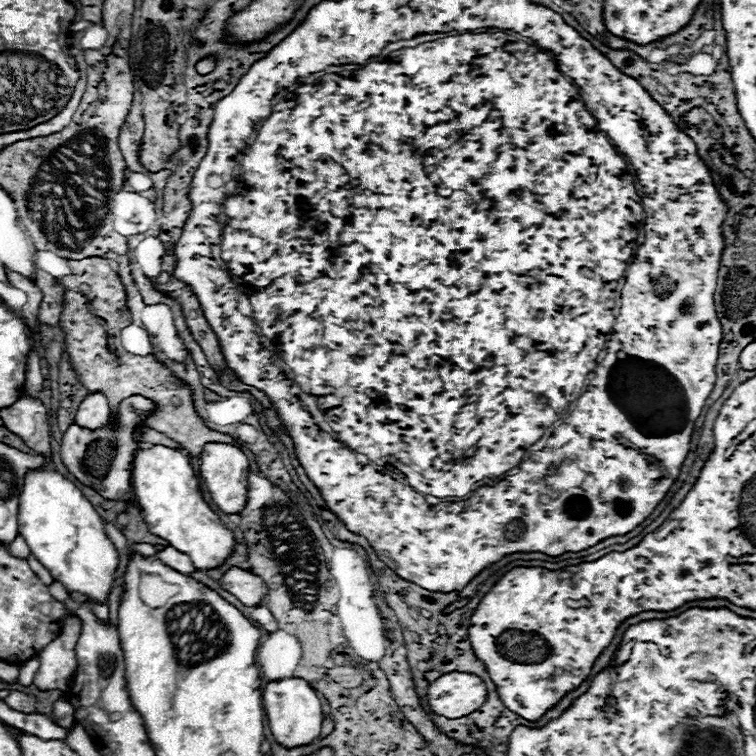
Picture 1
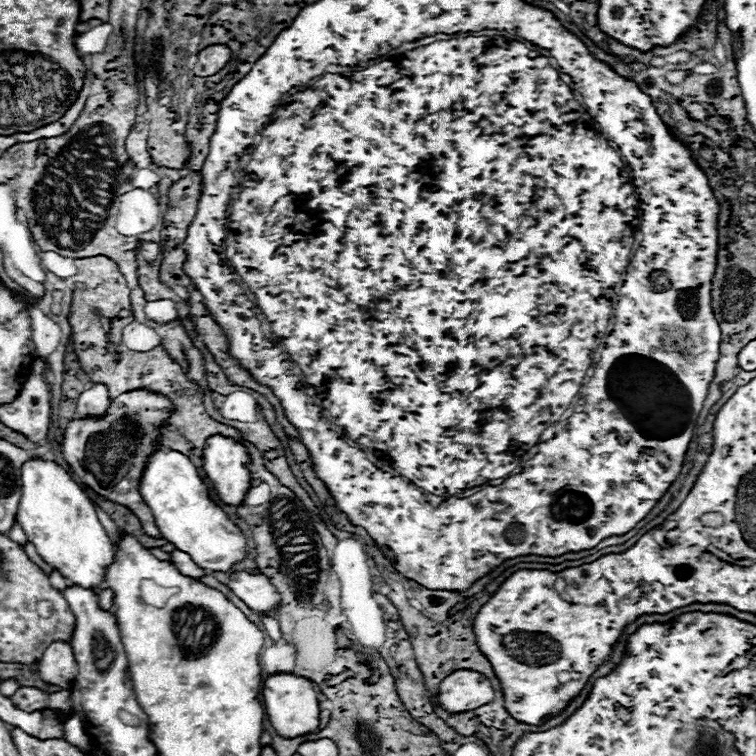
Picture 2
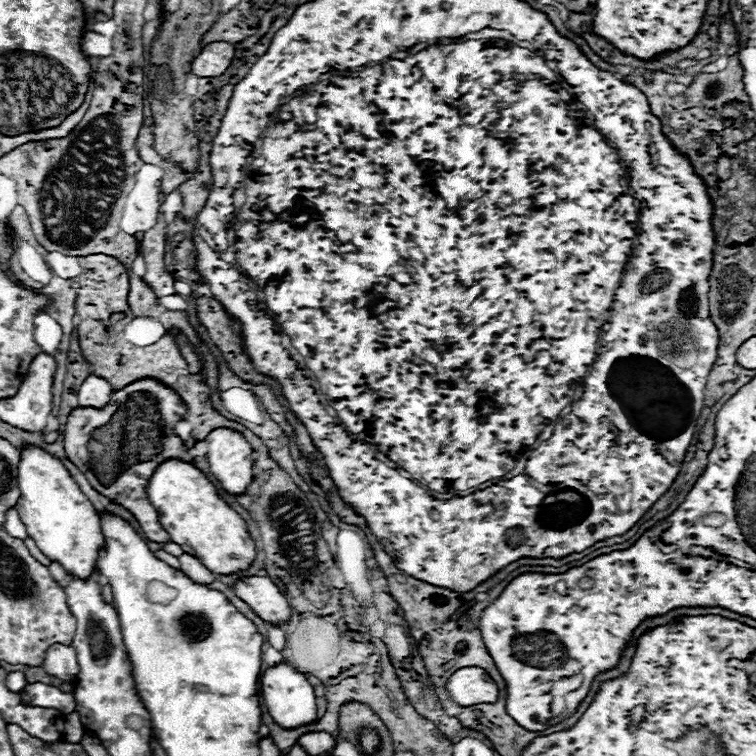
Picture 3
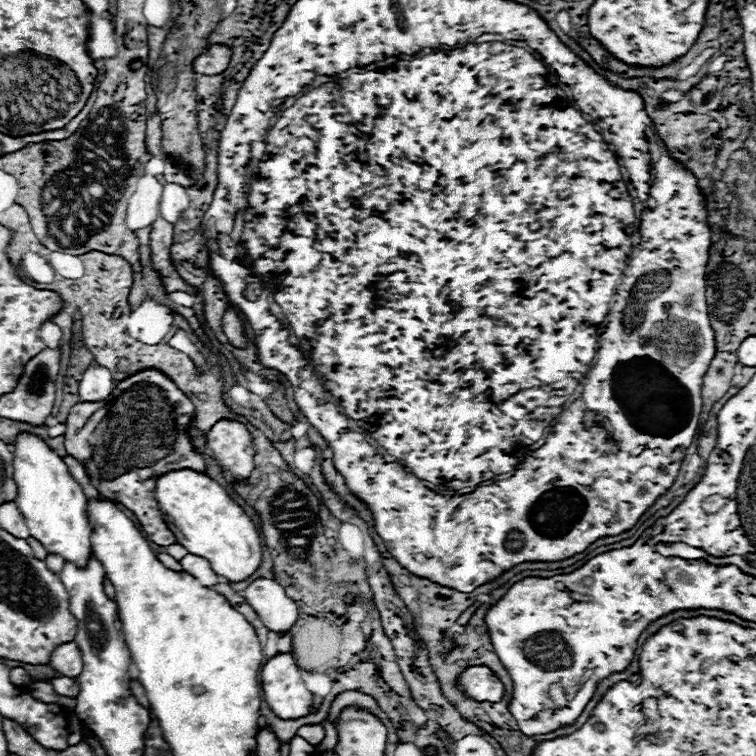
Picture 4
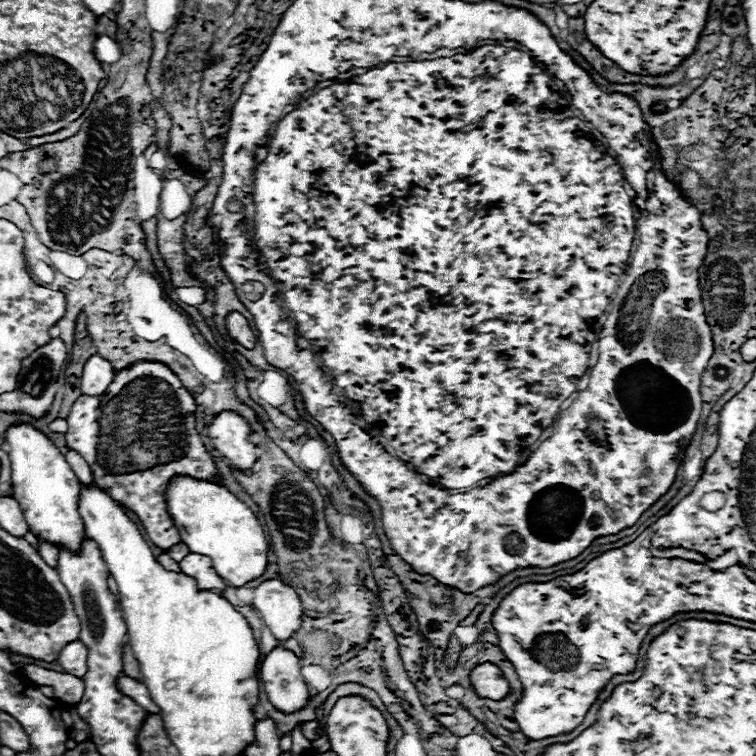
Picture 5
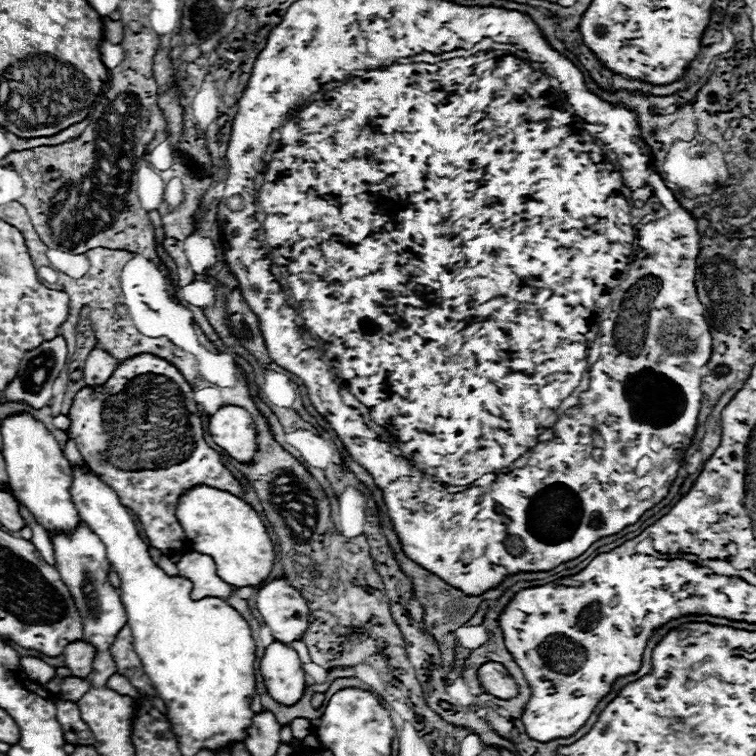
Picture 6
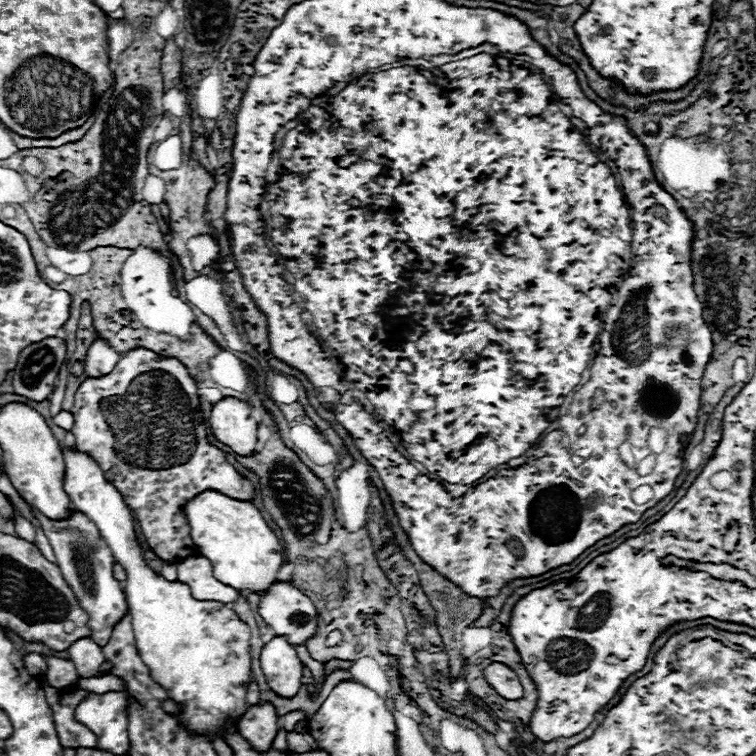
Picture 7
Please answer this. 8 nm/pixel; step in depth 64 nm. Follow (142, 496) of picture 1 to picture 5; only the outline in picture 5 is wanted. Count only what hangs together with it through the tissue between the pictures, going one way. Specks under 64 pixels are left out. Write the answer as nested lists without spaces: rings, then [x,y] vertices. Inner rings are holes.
[[[178,478],[168,488],[168,512],[188,550],[210,556],[214,570],[230,586],[244,586],[266,572],[268,540],[262,524],[256,514],[224,486],[206,480]]]

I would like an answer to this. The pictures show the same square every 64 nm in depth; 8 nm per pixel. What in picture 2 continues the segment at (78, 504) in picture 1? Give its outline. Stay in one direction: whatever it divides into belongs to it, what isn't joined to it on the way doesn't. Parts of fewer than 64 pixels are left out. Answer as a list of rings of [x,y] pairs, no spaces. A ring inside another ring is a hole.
[[[44,458],[24,462],[20,480],[22,498],[16,518],[28,540],[36,546],[36,552],[72,584],[98,590],[106,566],[112,564],[114,546],[96,516],[92,500],[62,466]]]

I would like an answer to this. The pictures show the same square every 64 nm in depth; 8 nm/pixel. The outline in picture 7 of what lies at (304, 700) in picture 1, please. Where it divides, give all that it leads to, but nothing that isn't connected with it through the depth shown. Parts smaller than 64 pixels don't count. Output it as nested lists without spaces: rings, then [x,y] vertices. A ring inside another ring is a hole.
[[[274,636],[260,652],[262,672],[268,686],[280,696],[294,696],[302,684],[304,664],[298,660],[294,646],[286,636]]]

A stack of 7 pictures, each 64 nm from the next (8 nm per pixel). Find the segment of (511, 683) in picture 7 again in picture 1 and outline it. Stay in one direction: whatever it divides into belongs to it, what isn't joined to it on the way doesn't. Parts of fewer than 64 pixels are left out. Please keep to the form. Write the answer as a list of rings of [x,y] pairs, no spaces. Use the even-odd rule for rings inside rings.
[[[450,672],[448,676],[440,676],[440,680],[434,680],[434,684],[428,688],[428,706],[432,712],[446,716],[446,718],[462,718],[474,710],[478,710],[486,702],[486,684],[476,676],[468,672]]]

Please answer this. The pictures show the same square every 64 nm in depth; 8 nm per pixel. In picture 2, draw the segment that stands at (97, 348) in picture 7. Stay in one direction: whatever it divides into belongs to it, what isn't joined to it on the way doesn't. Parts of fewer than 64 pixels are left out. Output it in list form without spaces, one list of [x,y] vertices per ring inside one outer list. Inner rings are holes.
[[[90,384],[88,390],[84,390],[78,396],[78,408],[76,416],[102,416],[110,406],[108,388],[104,384]]]

